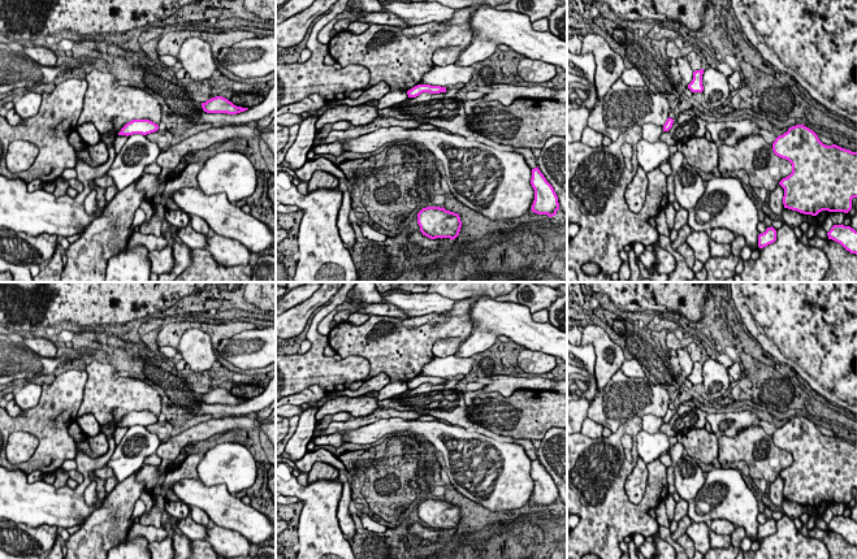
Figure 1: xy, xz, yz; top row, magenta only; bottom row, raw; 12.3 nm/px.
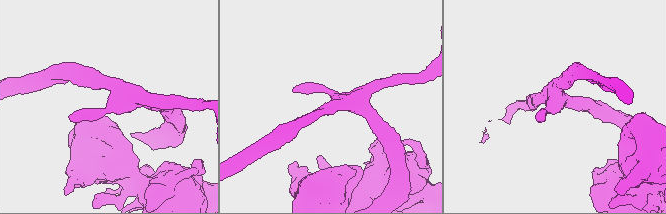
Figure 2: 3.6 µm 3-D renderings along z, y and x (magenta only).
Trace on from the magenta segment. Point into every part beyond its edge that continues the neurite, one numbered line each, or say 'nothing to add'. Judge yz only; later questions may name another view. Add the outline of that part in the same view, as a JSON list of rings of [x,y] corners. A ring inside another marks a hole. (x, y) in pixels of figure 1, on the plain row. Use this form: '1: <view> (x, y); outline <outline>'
nothing to add

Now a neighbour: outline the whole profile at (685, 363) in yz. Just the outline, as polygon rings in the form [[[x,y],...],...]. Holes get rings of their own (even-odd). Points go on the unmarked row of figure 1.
[[[679,348],[676,350],[676,352],[678,352],[678,360],[679,360],[680,369],[688,377],[693,370],[693,360],[691,359],[687,348]]]

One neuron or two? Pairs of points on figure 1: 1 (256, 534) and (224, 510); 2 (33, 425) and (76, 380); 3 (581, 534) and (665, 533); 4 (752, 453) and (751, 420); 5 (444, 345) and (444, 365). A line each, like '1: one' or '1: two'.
1: one
2: one
3: two
4: two
5: two

